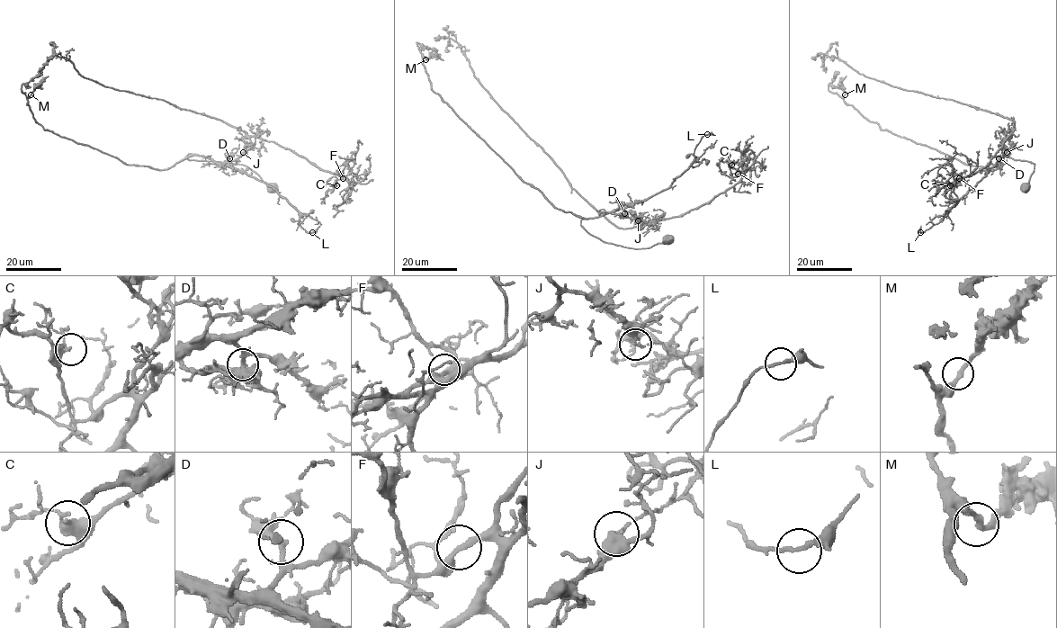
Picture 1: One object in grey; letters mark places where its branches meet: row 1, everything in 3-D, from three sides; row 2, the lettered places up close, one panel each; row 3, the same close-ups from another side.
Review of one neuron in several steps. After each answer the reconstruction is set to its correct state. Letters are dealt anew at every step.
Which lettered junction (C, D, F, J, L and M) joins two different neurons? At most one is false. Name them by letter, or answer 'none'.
J

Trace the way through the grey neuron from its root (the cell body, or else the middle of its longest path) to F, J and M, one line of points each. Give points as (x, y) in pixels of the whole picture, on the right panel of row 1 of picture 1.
F: (1025, 189), (1034, 163), (1004, 155), (995, 165), (1010, 146), (1007, 138), (980, 171), (959, 178)
J: (1025, 189), (1034, 164), (1015, 160), (1004, 155), (995, 165), (1007, 153)
M: (1025, 189), (1034, 163), (1004, 156), (993, 170), (962, 164), (882, 130), (847, 104), (844, 101), (845, 94)

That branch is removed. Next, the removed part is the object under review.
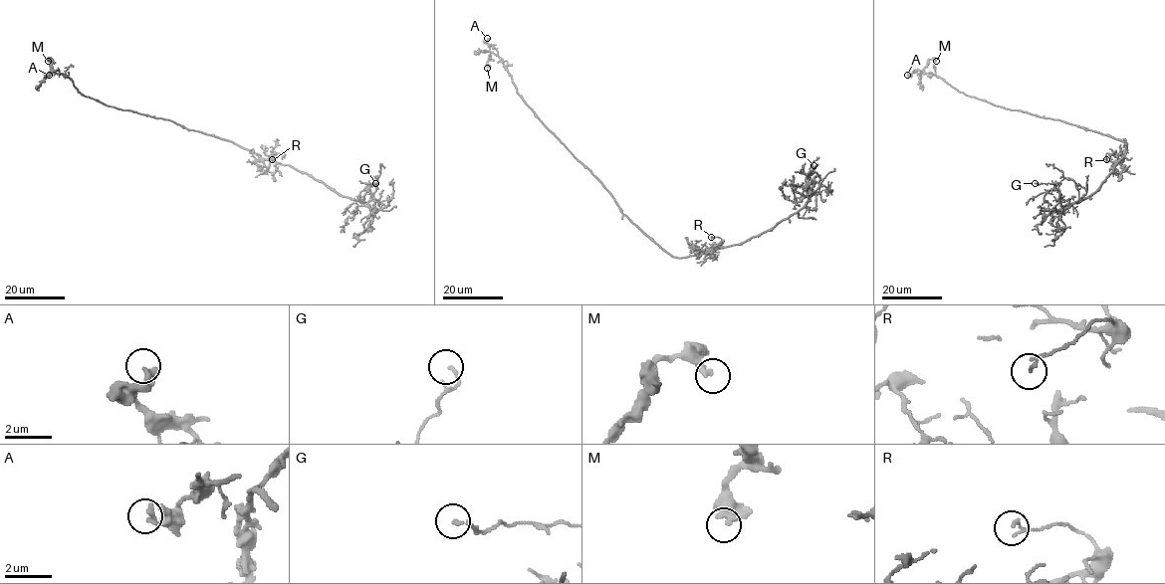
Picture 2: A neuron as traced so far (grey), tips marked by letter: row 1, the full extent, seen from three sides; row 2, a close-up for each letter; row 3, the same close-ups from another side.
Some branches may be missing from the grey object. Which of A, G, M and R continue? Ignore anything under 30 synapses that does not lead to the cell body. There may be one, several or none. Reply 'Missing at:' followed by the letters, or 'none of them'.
Missing at: none of them

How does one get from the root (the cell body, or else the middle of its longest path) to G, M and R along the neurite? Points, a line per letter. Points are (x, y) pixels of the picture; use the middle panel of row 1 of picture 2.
G: (646, 234), (677, 258), (745, 243), (772, 229), (804, 206), (808, 198), (801, 200), (800, 197), (814, 165)
M: (646, 234), (622, 213), (611, 193), (527, 104), (500, 58), (491, 52), (487, 68)
R: (646, 234), (677, 258), (698, 255), (721, 241), (717, 236), (711, 237)

